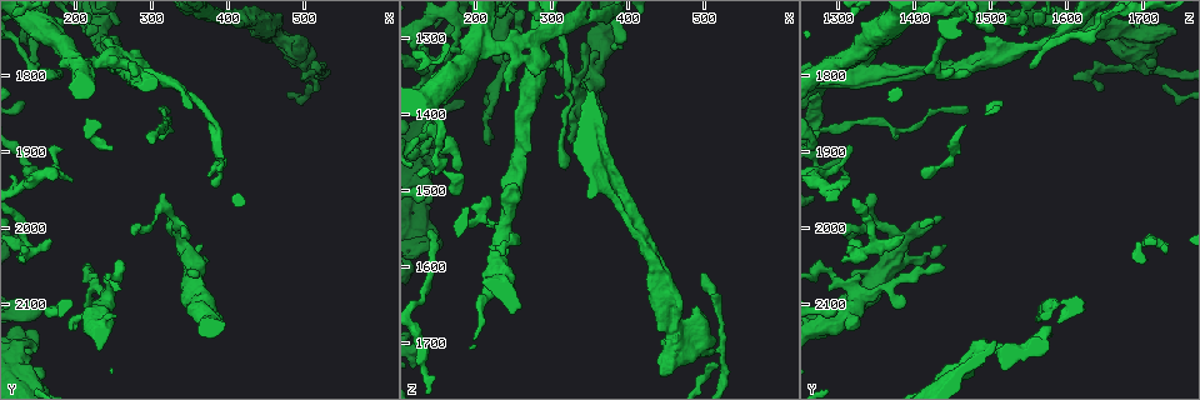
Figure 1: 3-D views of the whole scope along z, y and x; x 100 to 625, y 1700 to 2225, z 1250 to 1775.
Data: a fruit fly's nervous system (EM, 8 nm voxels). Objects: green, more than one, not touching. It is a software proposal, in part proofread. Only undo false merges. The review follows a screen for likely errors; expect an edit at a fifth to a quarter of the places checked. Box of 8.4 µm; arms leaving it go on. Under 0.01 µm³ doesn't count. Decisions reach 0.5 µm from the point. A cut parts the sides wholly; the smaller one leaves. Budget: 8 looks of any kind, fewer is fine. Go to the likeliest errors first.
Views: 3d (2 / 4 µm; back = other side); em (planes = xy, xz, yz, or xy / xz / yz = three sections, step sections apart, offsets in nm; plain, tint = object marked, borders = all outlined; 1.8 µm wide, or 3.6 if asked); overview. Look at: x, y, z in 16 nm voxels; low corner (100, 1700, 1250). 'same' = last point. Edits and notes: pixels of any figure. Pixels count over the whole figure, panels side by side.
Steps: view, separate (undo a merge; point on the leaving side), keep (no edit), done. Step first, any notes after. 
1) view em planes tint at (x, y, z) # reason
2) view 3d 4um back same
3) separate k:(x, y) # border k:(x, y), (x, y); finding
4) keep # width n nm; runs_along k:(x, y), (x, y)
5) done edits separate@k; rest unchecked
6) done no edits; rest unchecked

view 3d 2um at (265, 1785, 1305) # four or more arms meet

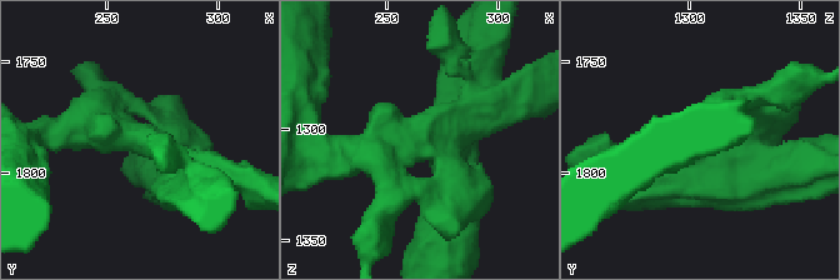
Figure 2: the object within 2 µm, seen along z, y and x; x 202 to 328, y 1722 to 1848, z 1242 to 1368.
view em yz step 8 tint at (266, 1786, 1303)

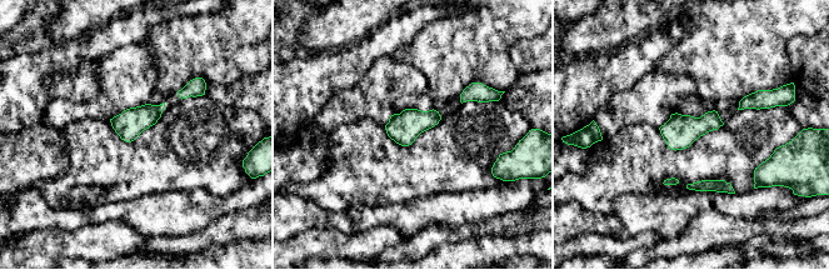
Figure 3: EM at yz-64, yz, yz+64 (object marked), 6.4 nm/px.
view em planes tint same # cut it another way

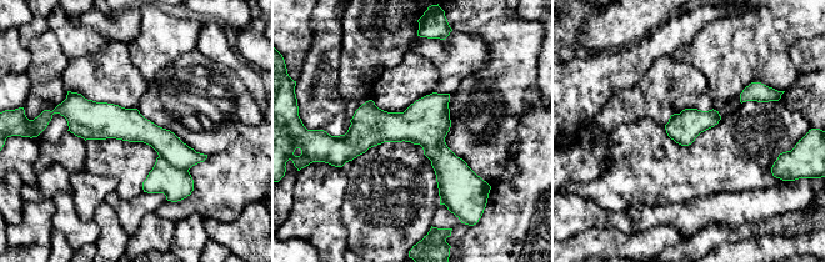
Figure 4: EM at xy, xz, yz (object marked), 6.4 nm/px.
separate 4:(176, 185) # width 200 nm; border 4:(159, 155), (174, 166), (188, 171); a second neuron is stuck on

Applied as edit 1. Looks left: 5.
view overview

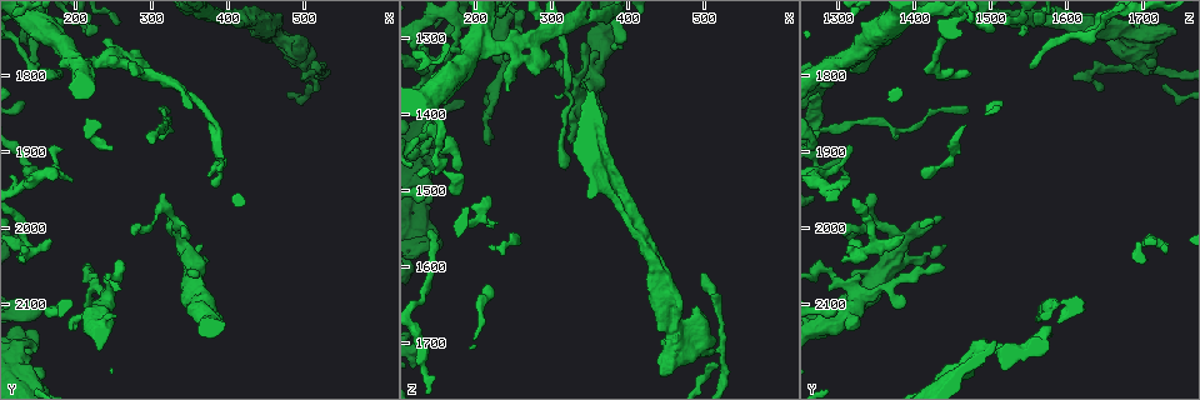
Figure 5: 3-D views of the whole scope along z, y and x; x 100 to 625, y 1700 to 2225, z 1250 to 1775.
view 3d 4um at (140, 1920, 1440) # narrows sharply

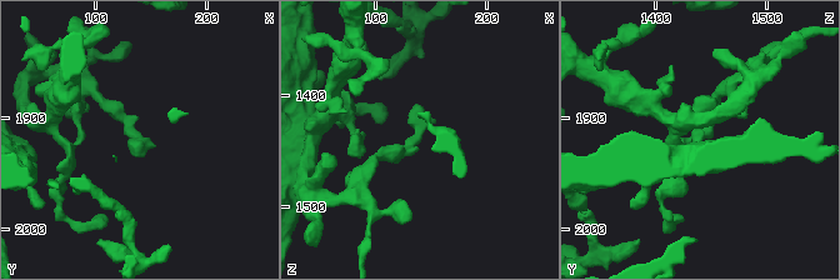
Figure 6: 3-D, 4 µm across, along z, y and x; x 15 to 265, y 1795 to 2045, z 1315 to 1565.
view em planes tint at (138, 1916, 1438)

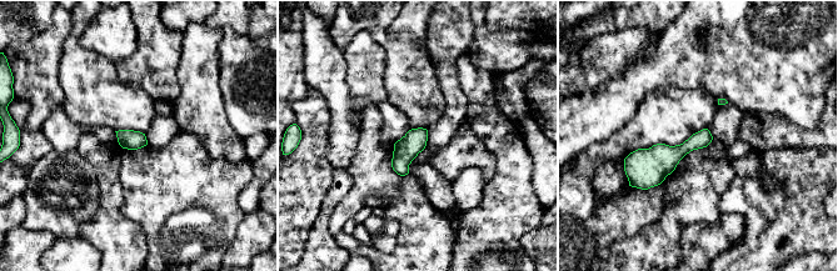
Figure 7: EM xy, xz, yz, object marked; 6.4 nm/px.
keep # width 110 nm; all the same neuron

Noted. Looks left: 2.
view 3d 4um at (485, 1760, 1690) # thin neck

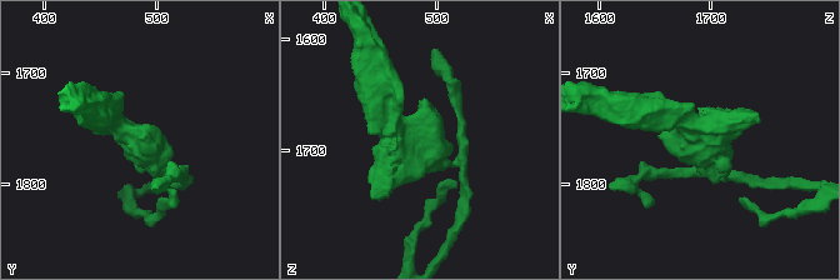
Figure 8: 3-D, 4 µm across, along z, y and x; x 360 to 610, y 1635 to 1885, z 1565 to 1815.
view em planes tint at (484, 1766, 1692) # arms 3; arm_widths 160, 360, 380 nm

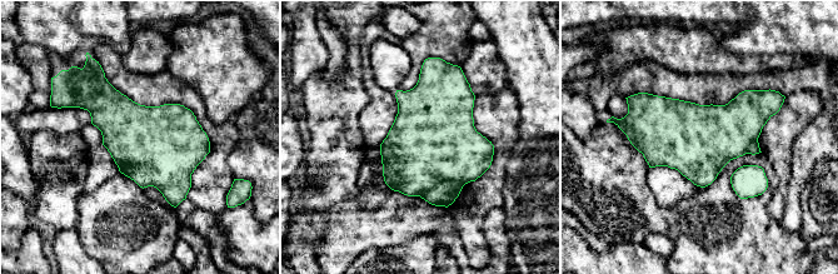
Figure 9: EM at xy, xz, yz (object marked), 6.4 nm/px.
separate 9:(444, 194) # border 9:(463, 184), (440, 182), (419, 195); two neurons meet here

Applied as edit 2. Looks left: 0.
done edits separate@4, separate@9; rest unchecked

